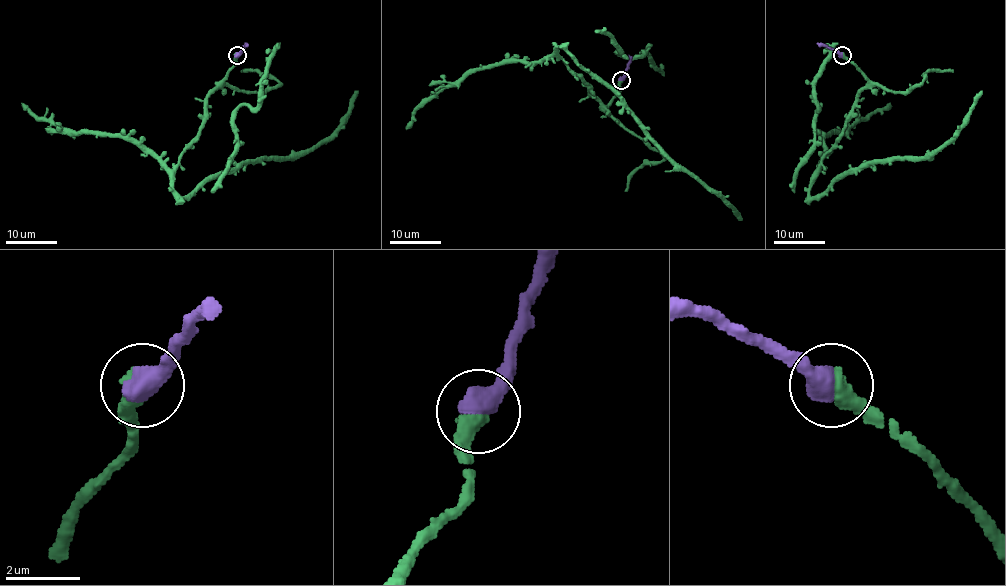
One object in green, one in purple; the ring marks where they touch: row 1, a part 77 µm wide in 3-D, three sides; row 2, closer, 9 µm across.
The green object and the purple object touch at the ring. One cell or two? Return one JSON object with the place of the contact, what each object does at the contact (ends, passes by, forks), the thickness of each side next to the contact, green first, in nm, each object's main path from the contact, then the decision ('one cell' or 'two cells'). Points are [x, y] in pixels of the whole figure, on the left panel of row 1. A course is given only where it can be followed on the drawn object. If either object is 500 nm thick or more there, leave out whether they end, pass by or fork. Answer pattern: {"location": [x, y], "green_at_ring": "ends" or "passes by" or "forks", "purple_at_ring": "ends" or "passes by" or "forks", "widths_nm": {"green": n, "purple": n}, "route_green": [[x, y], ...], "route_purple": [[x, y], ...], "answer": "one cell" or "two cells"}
{"location": [237, 55], "widths_nm": {"green": 550, "purple": 650}, "route_green": [[237, 55], [178, 161], [173, 188], [179, 197], [237, 166], [297, 159], [337, 128], [358, 91]], "route_purple": [[237, 55], [244, 43]], "answer": "one cell"}

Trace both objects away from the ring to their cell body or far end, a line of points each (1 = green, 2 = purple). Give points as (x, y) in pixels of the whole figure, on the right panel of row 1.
1: (843, 55), (867, 85), (821, 161), (811, 197), (862, 166), (928, 159), (961, 128), (982, 91)
2: (842, 55), (817, 43)

